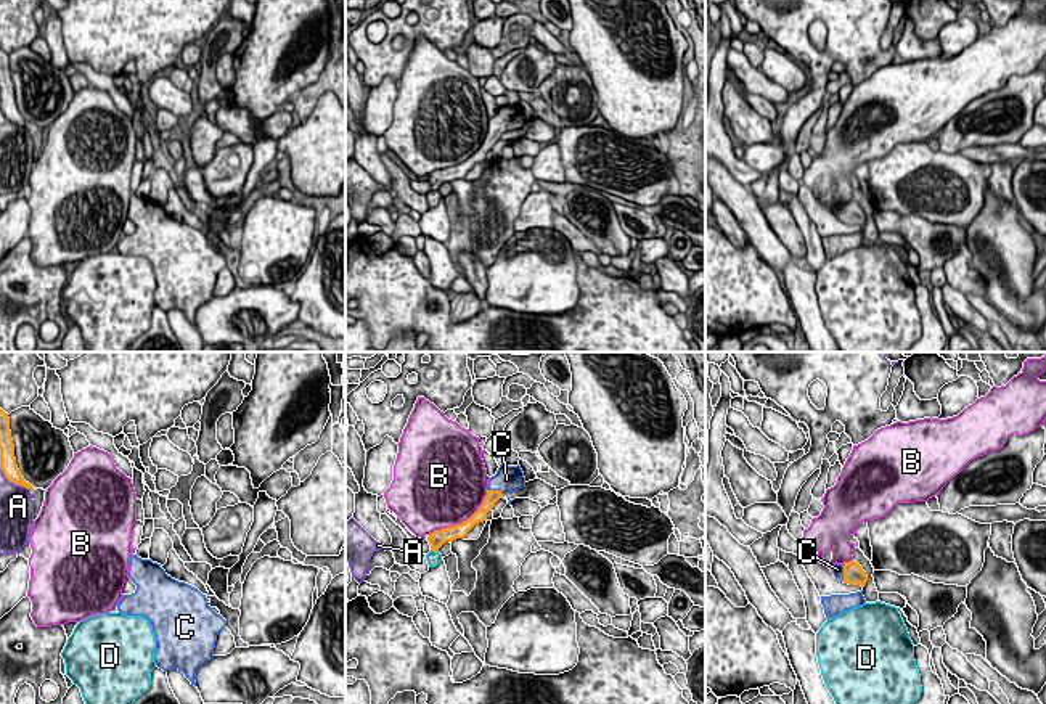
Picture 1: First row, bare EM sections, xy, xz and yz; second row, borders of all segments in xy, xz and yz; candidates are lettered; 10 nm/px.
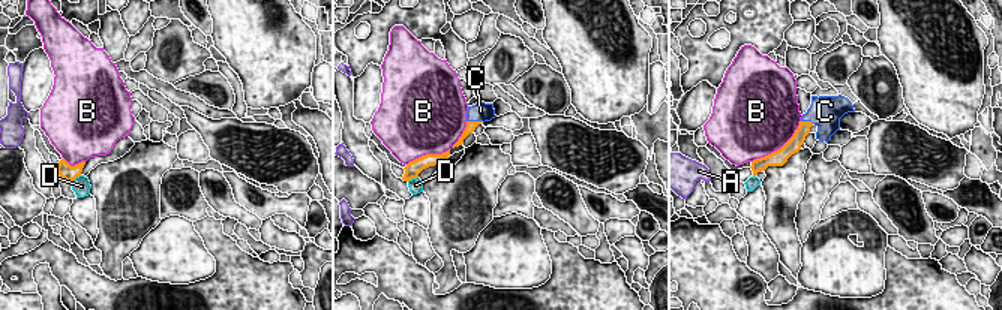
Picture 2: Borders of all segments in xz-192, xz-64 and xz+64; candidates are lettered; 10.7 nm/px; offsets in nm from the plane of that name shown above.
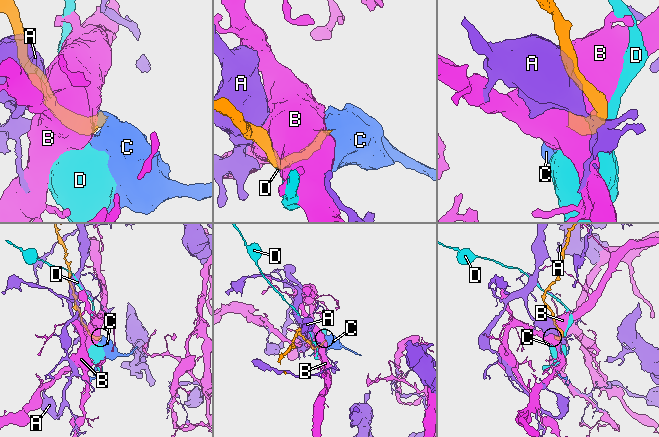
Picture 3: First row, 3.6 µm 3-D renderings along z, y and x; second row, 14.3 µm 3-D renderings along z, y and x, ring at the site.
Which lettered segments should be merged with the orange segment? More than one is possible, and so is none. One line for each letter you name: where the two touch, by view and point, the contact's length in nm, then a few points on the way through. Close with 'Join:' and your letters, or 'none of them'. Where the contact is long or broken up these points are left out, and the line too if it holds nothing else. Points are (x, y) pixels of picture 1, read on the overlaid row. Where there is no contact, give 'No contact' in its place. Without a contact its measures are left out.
C: Touches orange at xz (495, 491). Shared border 180 nm
Join: C

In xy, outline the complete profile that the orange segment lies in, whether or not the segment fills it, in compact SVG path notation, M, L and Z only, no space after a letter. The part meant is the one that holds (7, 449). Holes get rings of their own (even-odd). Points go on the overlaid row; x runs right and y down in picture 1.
M0 408L0 469L3 471L5 477L10 482L22 485L31 490L34 489L29 482L24 481L16 466L14 445L10 431L10 418L8 413L5 413L2 408Z

